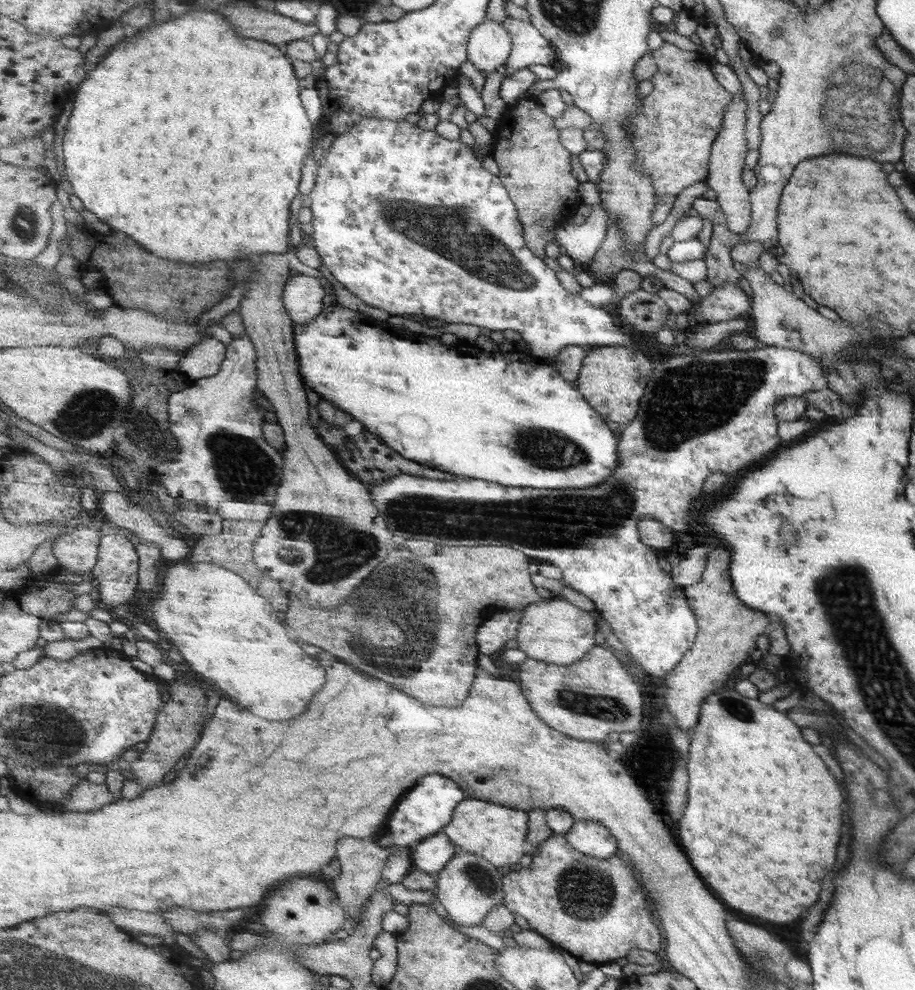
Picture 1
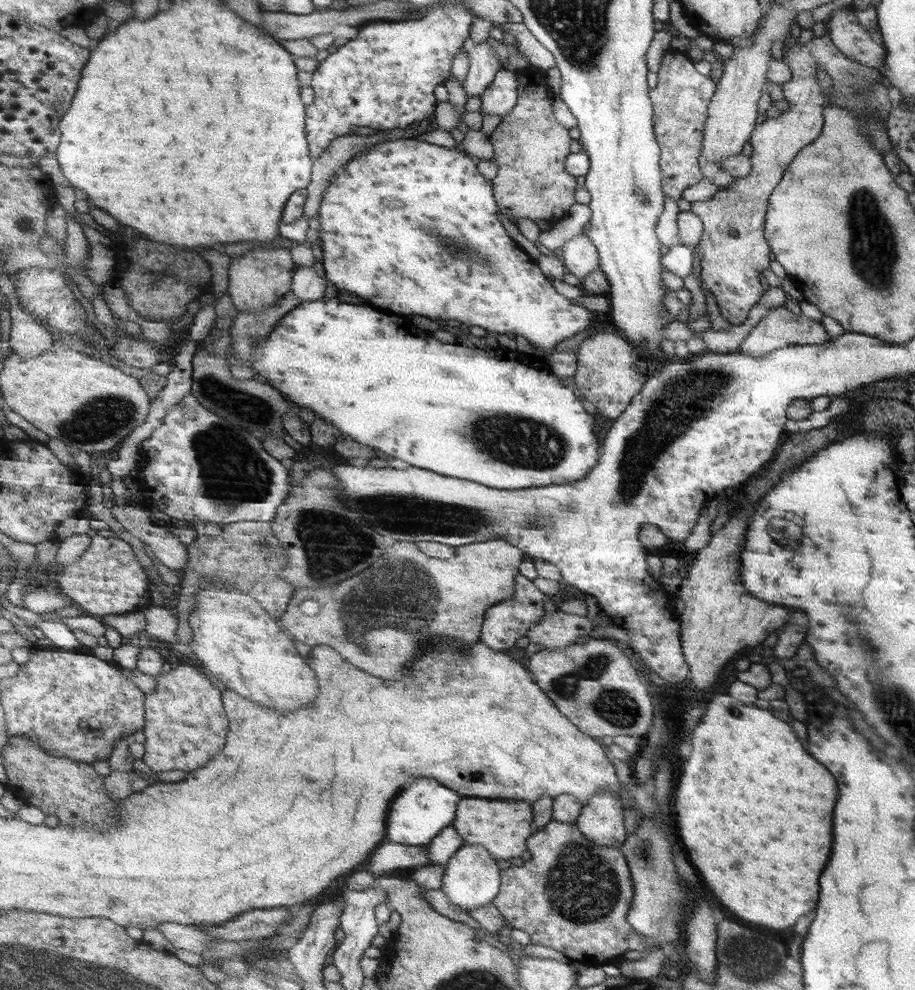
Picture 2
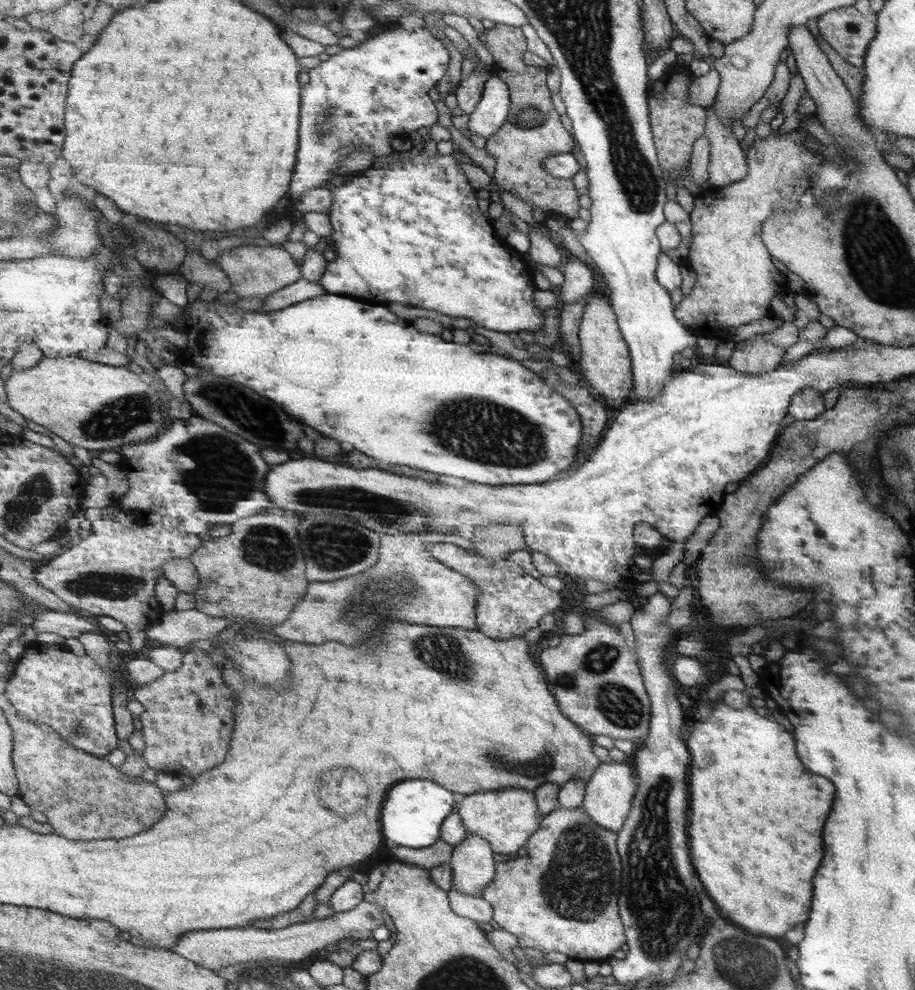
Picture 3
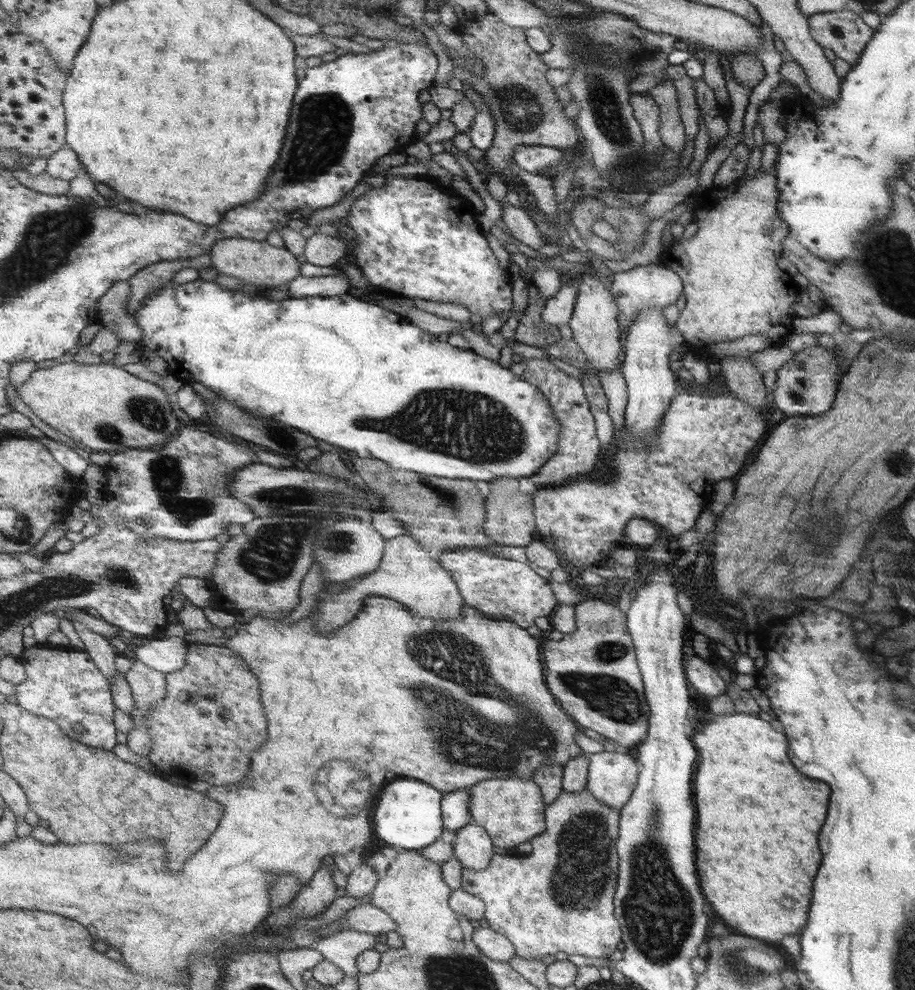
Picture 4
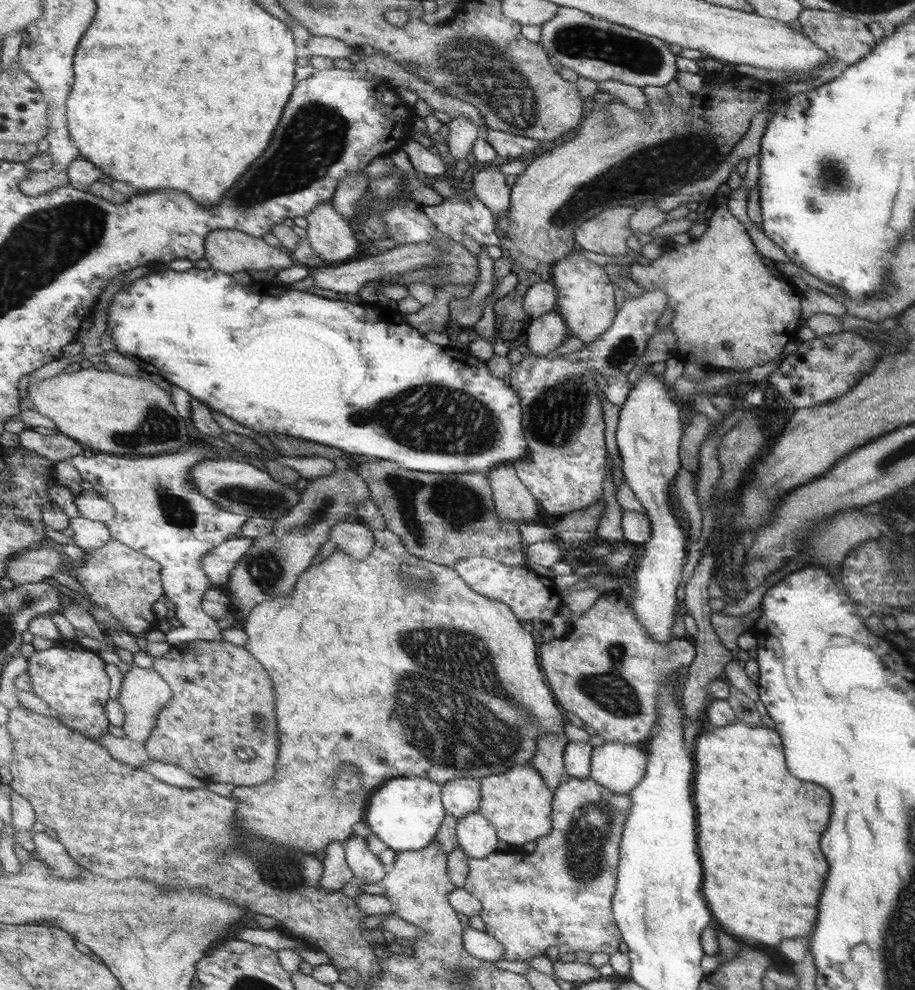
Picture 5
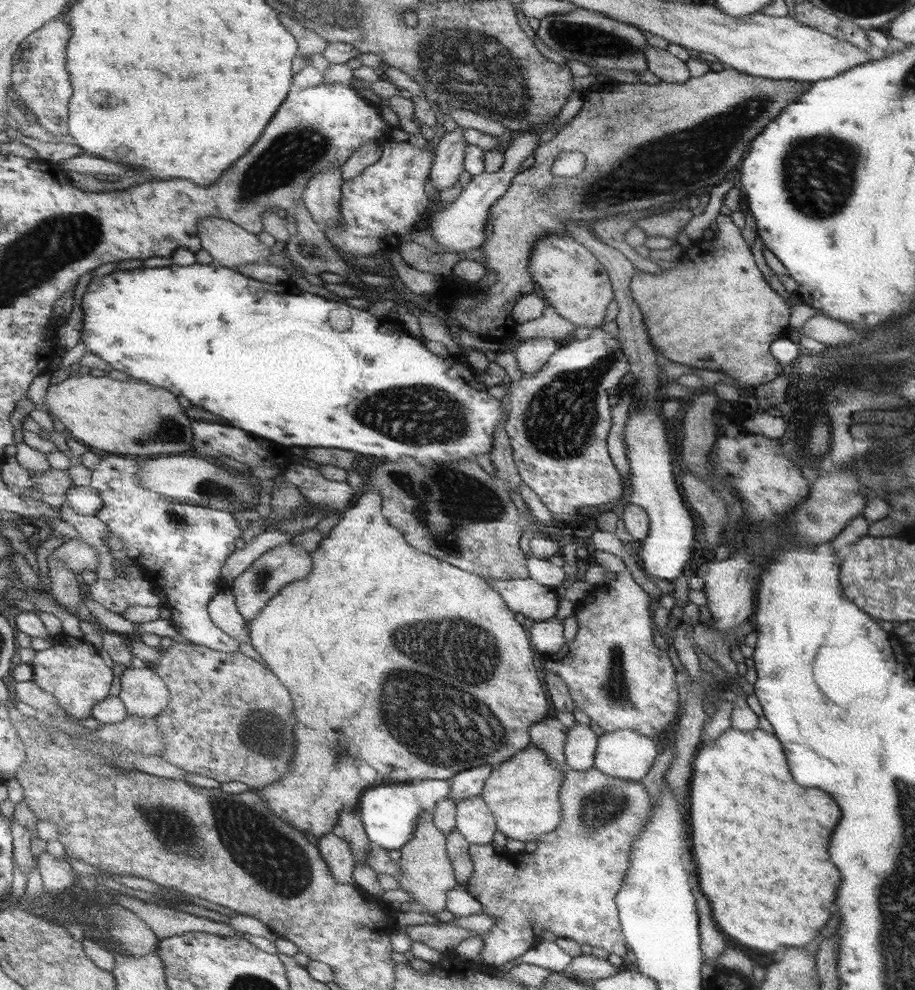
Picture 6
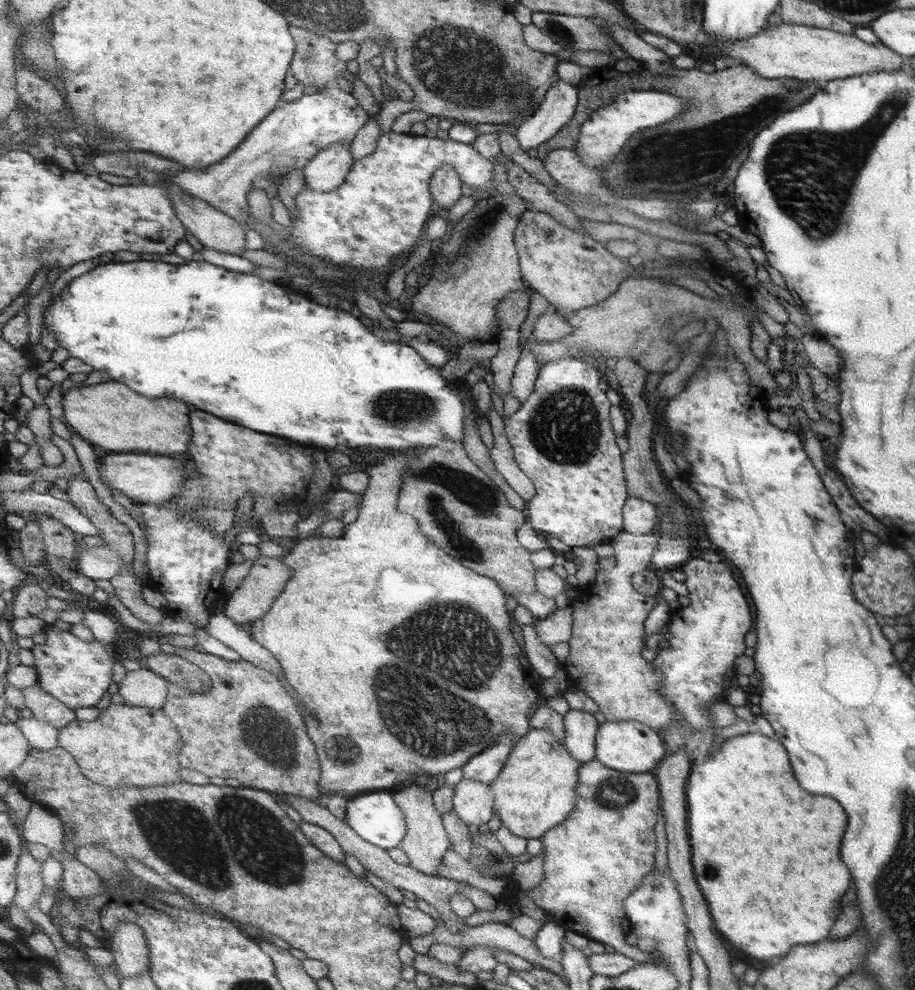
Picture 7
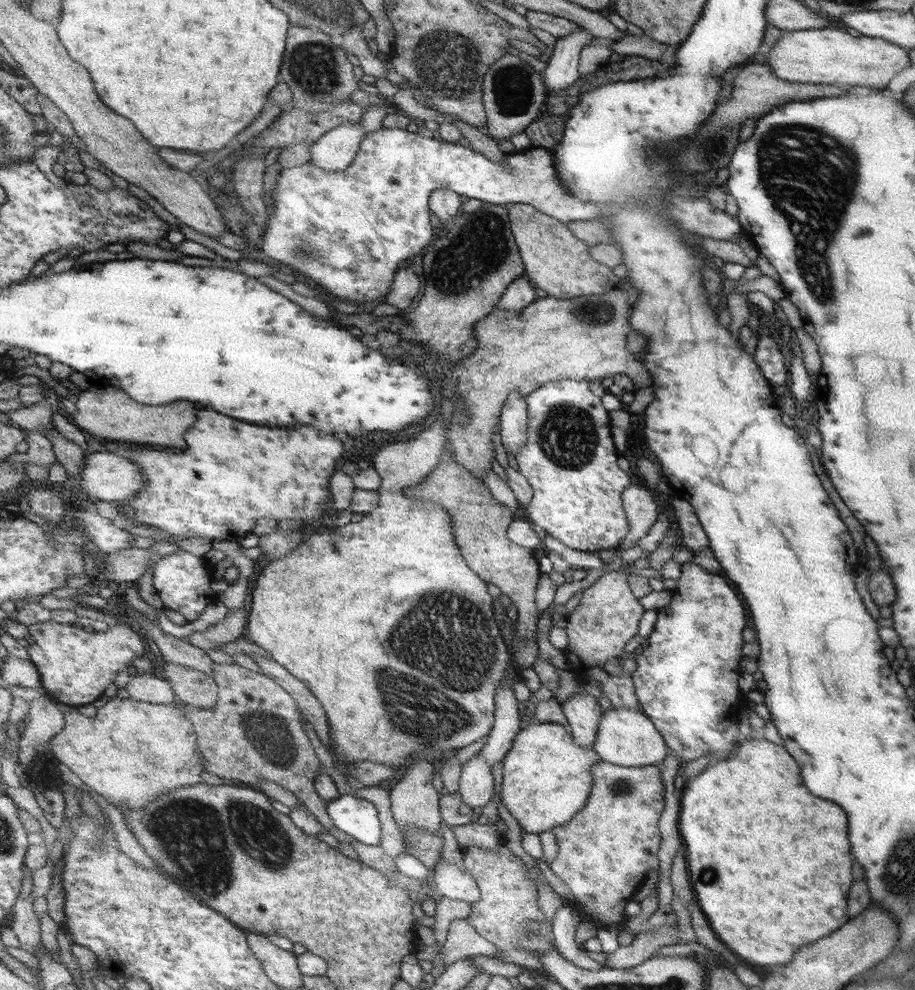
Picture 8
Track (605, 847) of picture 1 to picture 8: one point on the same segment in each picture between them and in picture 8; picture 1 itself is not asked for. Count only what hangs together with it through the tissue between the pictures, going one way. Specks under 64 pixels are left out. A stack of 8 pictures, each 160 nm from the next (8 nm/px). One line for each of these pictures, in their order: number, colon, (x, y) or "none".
2: (600, 820)
3: (607, 797)
4: (611, 776)
5: (619, 767)
6: (628, 755)
7: (628, 746)
8: (624, 736)

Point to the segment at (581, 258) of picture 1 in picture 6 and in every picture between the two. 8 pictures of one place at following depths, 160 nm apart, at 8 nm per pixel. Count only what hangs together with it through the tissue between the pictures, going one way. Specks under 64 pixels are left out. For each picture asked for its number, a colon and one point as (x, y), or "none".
2: (578, 256)
3: (578, 278)
4: (556, 311)
5: (548, 331)
6: (531, 354)

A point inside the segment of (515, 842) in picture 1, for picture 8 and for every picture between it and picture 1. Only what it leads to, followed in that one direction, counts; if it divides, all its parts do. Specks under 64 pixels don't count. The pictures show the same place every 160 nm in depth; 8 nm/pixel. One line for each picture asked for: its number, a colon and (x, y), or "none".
2: (503, 827)
3: (507, 818)
4: (512, 810)
5: (518, 802)
6: (523, 792)
7: (536, 790)
8: (547, 778)

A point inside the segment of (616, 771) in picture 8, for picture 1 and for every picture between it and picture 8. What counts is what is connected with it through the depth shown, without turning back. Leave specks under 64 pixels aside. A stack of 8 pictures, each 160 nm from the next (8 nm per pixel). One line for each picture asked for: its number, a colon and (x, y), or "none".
1: (591, 908)
2: (587, 923)
3: (561, 897)
4: (542, 906)
5: (561, 894)
6: (568, 886)
7: (592, 861)

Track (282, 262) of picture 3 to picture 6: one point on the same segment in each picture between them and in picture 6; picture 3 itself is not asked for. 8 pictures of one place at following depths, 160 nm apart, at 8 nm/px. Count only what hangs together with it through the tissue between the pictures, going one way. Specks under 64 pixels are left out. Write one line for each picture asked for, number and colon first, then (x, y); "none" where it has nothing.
4: (259, 263)
5: (230, 251)
6: (229, 244)

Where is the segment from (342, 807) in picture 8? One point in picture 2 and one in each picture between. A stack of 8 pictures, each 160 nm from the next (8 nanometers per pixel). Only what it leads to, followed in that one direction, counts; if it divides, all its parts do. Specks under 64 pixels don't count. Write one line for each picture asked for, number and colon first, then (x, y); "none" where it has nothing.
2: (420, 812)
3: (413, 816)
4: (409, 815)
5: (406, 814)
6: (390, 813)
7: (376, 817)

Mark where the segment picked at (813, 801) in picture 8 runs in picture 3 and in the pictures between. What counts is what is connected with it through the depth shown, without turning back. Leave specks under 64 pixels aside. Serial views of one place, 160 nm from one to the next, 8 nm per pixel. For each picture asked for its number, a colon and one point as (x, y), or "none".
3: (757, 813)
4: (757, 819)
5: (758, 828)
6: (760, 849)
7: (765, 853)

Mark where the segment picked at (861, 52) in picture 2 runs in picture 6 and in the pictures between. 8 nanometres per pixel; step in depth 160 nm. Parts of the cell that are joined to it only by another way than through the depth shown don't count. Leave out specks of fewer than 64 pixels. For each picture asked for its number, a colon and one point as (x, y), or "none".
3: (845, 30)
4: (842, 32)
5: (846, 39)
6: (806, 13)

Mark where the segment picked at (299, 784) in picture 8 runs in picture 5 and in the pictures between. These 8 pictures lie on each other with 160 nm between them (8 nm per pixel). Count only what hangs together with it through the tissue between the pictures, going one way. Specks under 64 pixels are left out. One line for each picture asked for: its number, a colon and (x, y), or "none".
5: (224, 699)
6: (230, 718)
7: (247, 727)

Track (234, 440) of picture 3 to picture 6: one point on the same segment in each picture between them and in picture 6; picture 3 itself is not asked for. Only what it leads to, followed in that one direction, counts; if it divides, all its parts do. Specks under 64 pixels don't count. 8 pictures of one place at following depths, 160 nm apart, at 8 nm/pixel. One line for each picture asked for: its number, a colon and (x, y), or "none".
4: (180, 491)
5: (159, 512)
6: (186, 547)

